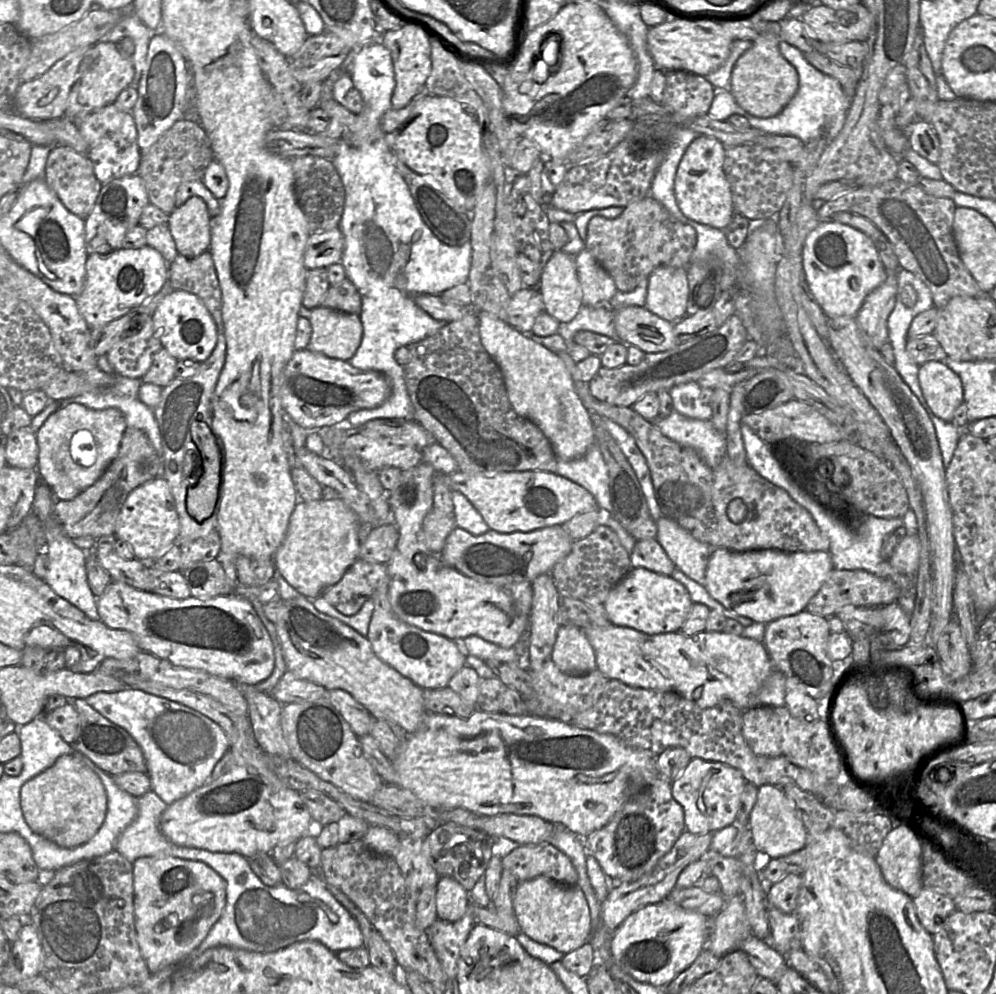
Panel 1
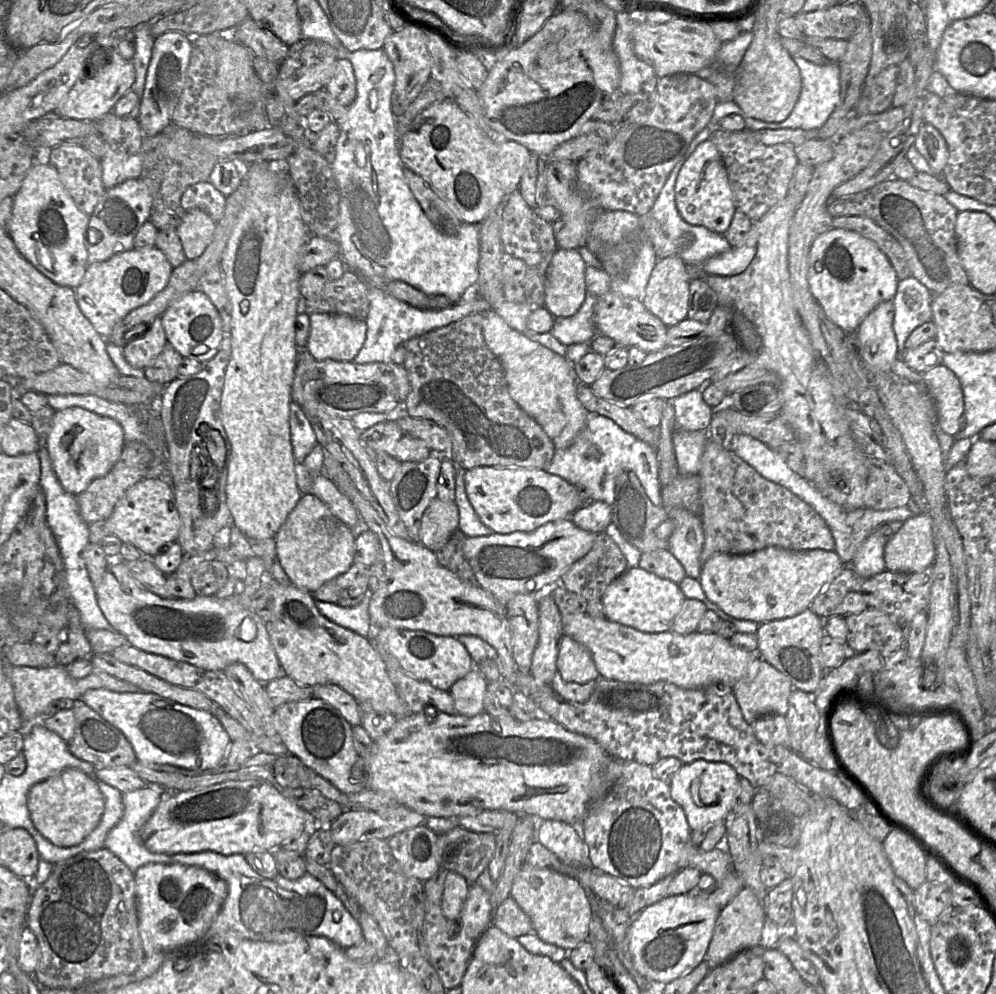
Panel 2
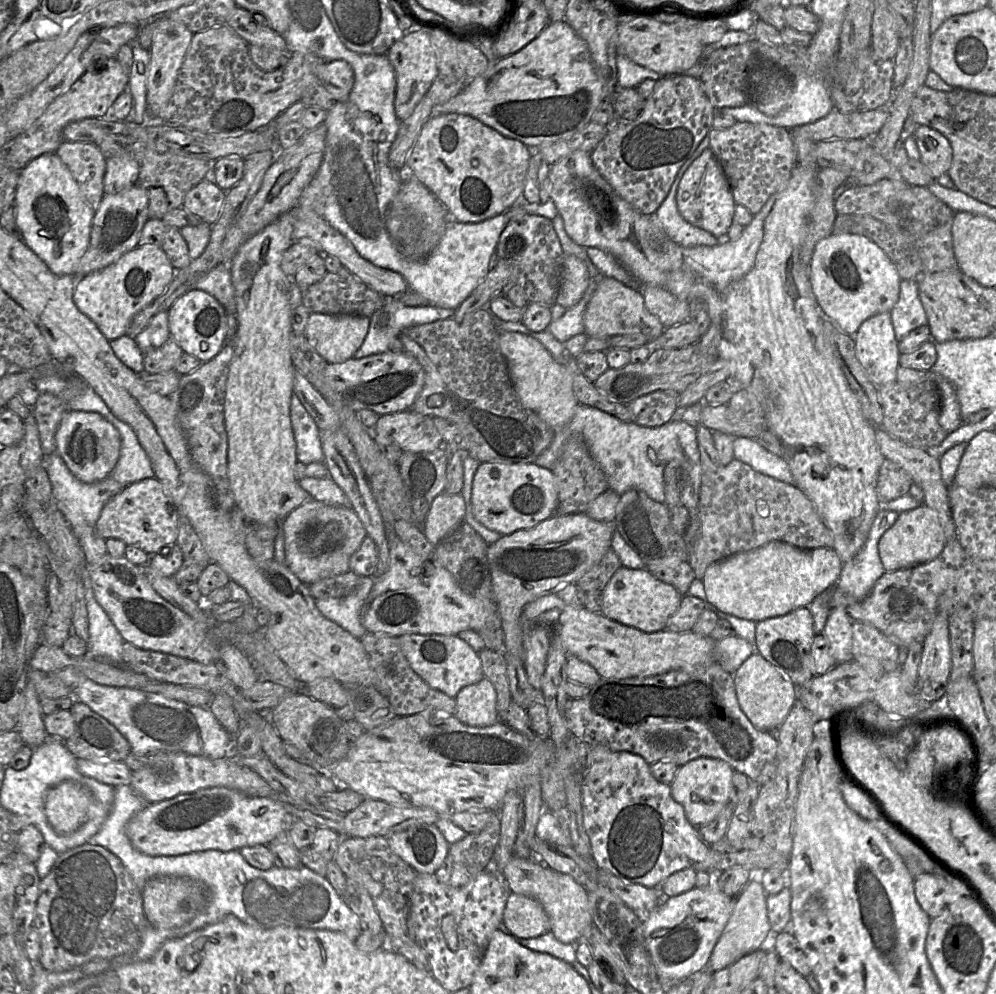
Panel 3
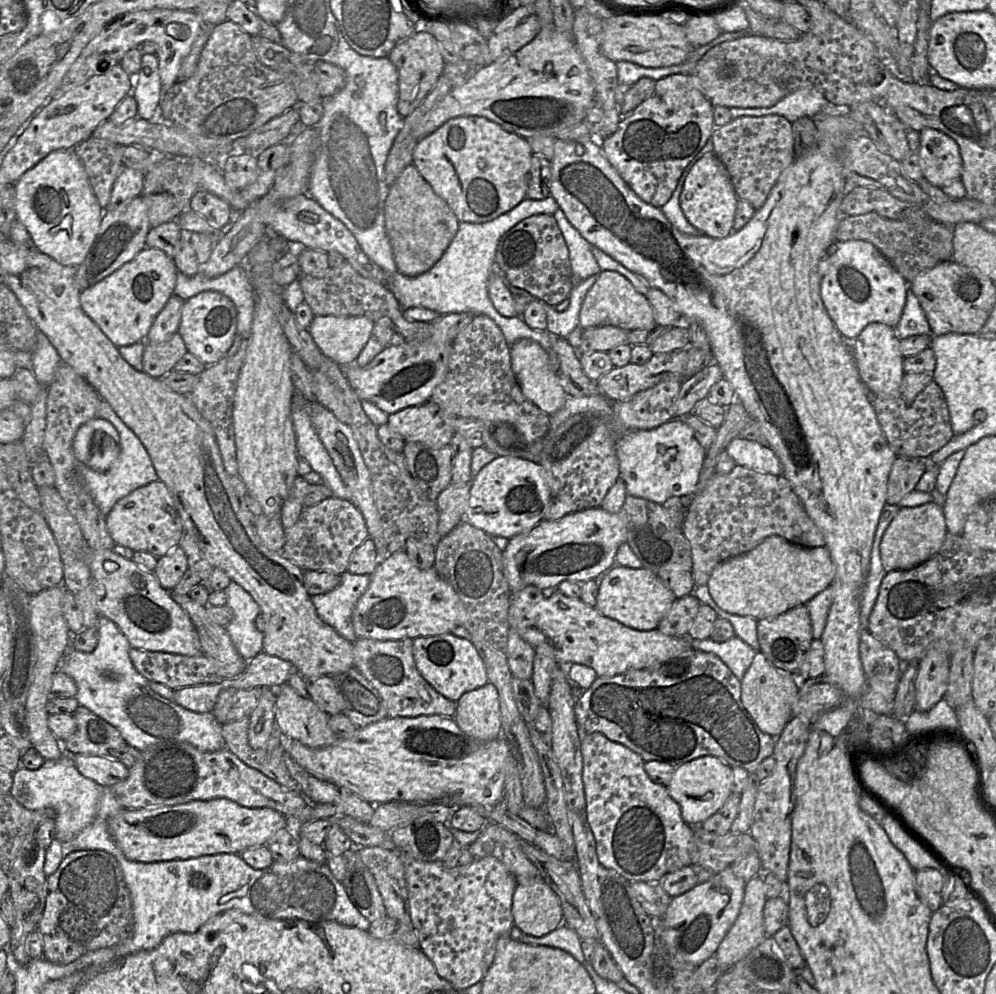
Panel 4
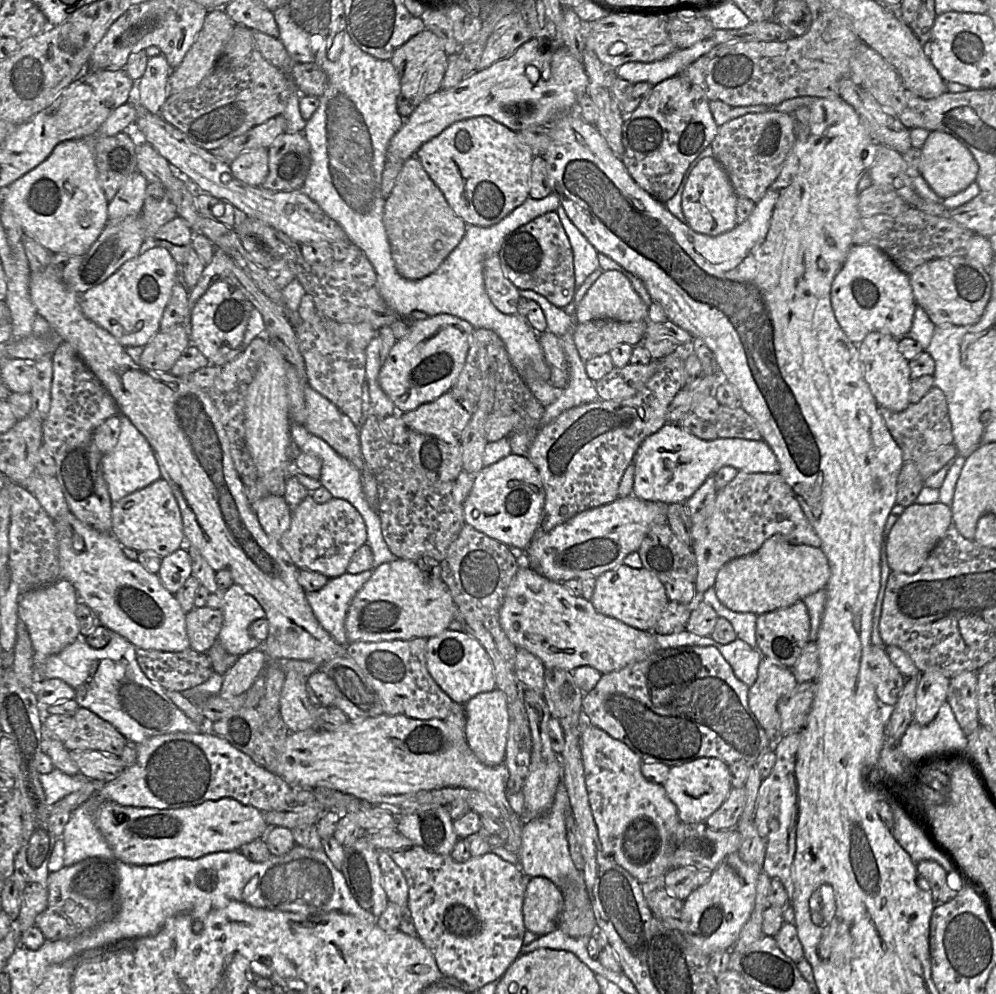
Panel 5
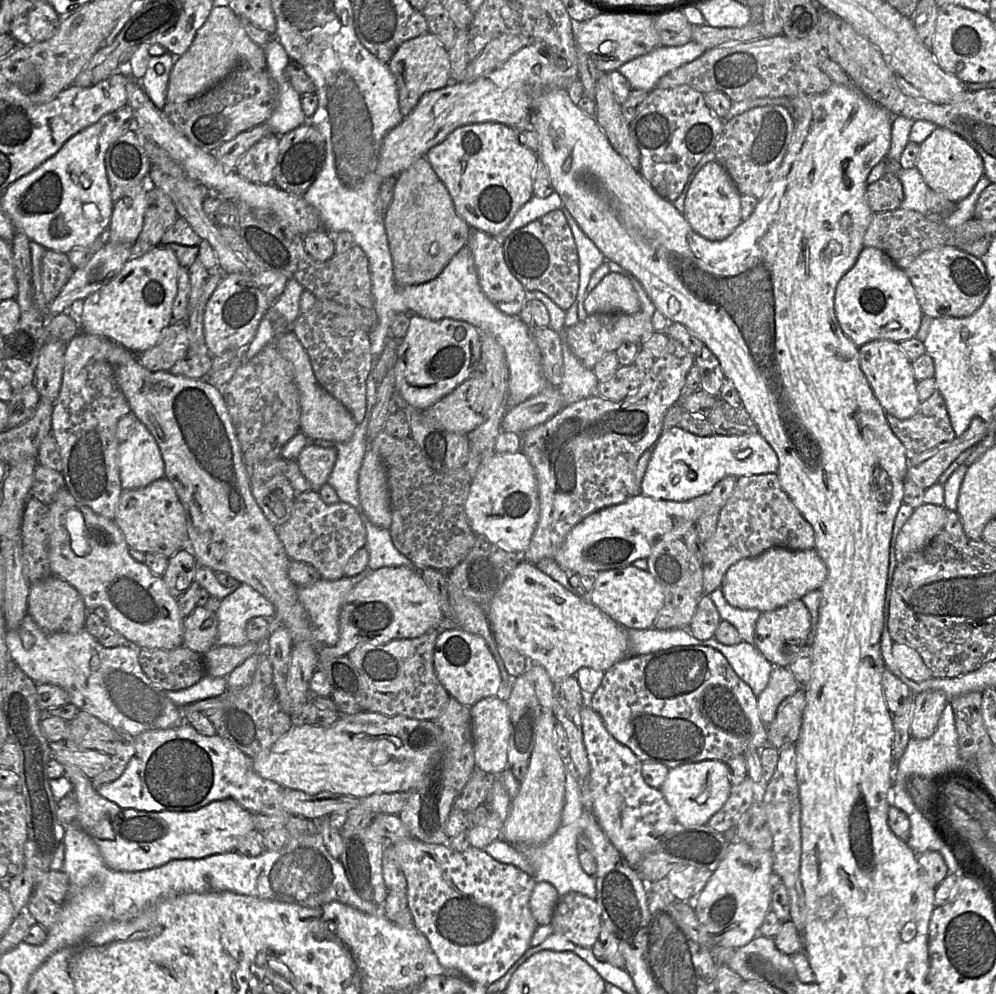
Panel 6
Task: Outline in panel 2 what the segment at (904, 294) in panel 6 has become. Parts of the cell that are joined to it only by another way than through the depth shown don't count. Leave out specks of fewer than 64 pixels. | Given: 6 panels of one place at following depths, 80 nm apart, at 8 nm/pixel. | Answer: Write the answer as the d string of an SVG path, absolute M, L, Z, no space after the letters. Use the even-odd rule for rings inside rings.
M831 228L819 235L812 244L808 264L810 290L826 316L849 334L854 334L860 323L878 305L893 301L898 281L887 256L875 242L857 232Z

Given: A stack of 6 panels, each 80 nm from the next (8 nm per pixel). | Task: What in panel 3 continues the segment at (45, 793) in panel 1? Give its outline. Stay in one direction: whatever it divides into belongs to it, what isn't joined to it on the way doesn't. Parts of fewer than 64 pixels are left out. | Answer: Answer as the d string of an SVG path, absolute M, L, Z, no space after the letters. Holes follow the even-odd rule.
M63 781L46 792L46 817L57 834L70 834L88 818L93 804L91 790L75 781Z

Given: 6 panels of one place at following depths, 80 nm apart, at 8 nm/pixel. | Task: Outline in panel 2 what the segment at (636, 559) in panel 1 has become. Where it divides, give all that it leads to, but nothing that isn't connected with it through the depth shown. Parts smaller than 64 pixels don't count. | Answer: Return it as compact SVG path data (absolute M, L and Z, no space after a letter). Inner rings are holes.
M668 549L642 553L638 567L676 584L686 577L683 566Z

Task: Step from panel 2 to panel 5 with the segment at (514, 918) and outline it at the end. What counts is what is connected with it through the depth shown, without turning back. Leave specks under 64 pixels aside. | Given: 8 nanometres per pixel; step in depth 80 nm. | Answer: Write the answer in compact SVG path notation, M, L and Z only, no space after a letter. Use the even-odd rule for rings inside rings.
M545 877L530 878L522 906L526 930L543 936L558 929L563 906L563 895L552 881Z

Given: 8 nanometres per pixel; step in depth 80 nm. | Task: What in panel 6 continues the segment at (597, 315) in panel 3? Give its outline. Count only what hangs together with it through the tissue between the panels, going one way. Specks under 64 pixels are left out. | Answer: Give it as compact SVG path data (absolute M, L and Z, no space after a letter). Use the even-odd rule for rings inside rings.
M611 271L587 294L584 299L584 309L588 315L635 314L641 310L641 307L630 280L622 274Z

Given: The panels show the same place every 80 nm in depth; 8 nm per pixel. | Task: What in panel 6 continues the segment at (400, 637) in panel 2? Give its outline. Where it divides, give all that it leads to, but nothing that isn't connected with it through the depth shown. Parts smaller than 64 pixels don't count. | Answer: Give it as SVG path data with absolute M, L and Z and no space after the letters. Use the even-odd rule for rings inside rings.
M461 628L439 630L433 656L436 676L449 695L471 707L479 700L498 696L502 677L485 640Z

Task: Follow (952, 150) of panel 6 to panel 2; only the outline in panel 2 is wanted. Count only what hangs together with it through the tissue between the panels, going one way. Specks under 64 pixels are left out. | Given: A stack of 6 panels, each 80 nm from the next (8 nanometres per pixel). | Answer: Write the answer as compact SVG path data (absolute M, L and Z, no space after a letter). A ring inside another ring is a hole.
M924 122L916 135L914 146L930 167L941 175L949 157L947 143L941 133L933 125Z

